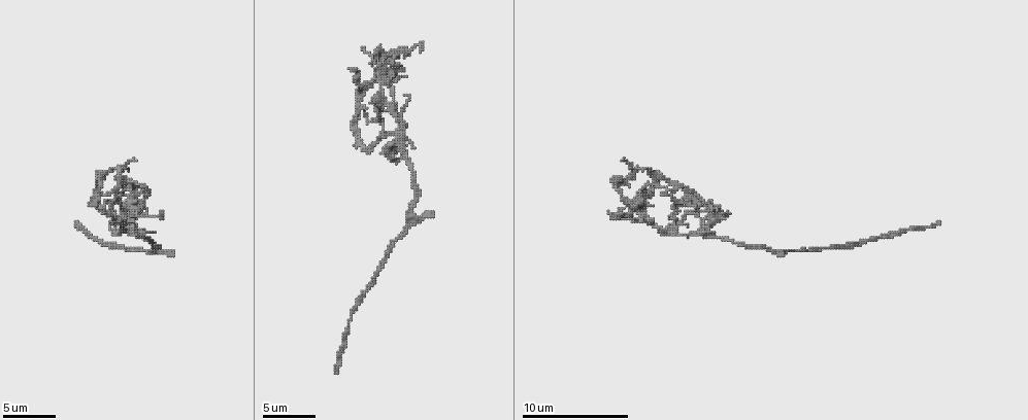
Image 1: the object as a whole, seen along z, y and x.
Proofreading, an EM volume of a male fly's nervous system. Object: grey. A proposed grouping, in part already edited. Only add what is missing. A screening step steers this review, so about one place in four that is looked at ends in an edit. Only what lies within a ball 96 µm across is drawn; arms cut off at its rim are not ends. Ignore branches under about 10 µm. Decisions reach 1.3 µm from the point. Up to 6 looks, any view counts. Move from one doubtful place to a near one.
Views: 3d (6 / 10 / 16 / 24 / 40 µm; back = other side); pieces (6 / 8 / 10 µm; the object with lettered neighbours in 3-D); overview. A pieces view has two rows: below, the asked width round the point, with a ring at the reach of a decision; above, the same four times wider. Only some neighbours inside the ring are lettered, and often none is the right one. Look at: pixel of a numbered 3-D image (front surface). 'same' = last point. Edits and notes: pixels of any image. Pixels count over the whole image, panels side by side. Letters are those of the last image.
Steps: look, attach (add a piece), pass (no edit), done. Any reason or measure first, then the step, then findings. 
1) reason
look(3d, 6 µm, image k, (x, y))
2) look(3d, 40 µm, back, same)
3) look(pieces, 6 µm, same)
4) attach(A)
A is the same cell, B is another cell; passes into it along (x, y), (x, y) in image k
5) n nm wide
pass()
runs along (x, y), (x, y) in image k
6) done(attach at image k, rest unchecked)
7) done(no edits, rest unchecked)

end of a long branch
look(pieces, 10 µm, image 1, (940, 224))

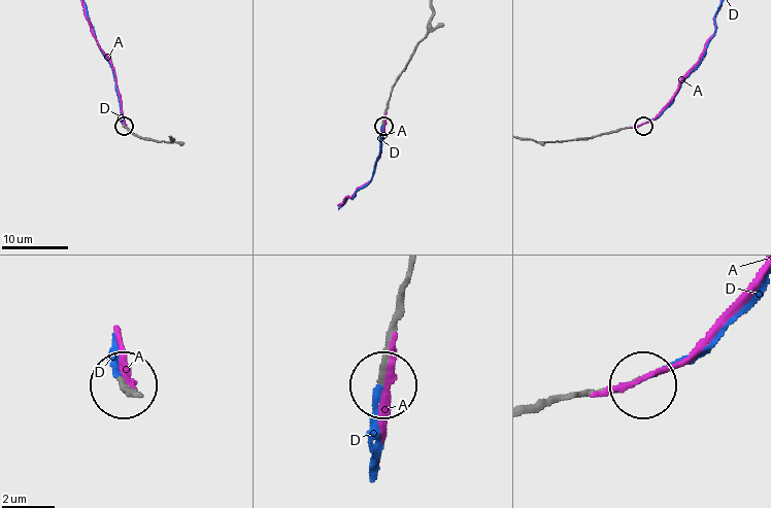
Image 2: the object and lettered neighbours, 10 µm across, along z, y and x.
attach(D)
D is the same cell, A is another cell; passes into it along (625, 128), (659, 115), (699, 62), (713, 34) in image 2; it goes on there

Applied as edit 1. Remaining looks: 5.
see it whole again
look(overview)

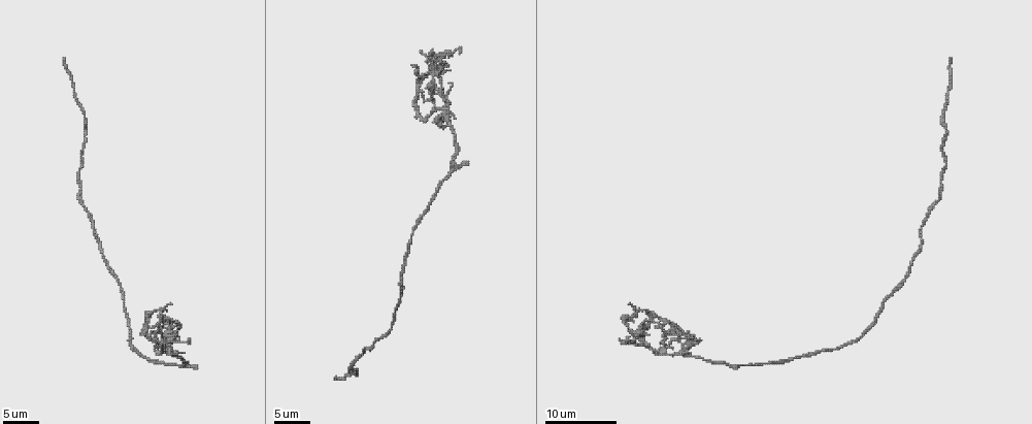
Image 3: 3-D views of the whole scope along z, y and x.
free end
look(pieces, 8 µm, image 3, (734, 368))

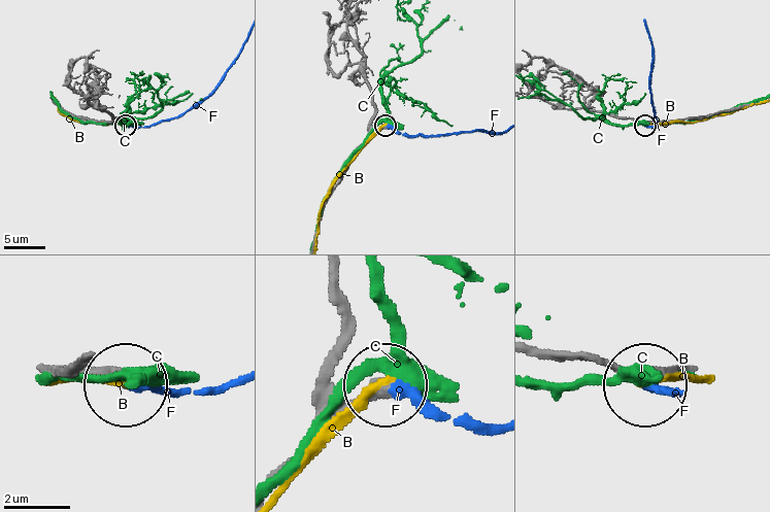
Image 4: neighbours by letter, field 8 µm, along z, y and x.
attach(F)
F is the same cell, B and C are other cells; passes into it along (373, 118), (375, 128), (389, 127), (411, 135), (498, 133) in image 4; the neuron continues

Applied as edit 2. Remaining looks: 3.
look(overview)

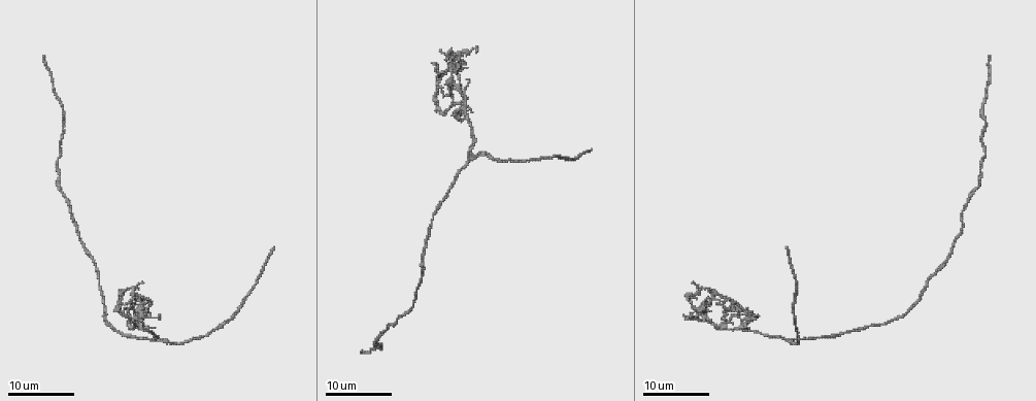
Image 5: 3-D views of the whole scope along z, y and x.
branch stops here
look(3d, 24 µm, image 5, (435, 62))

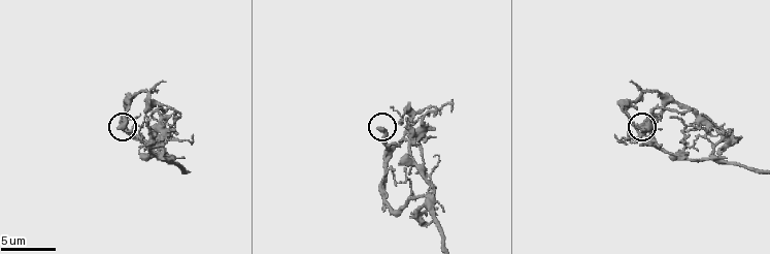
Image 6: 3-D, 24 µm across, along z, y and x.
look(pieces, 8 µm, image 6, (376, 129))

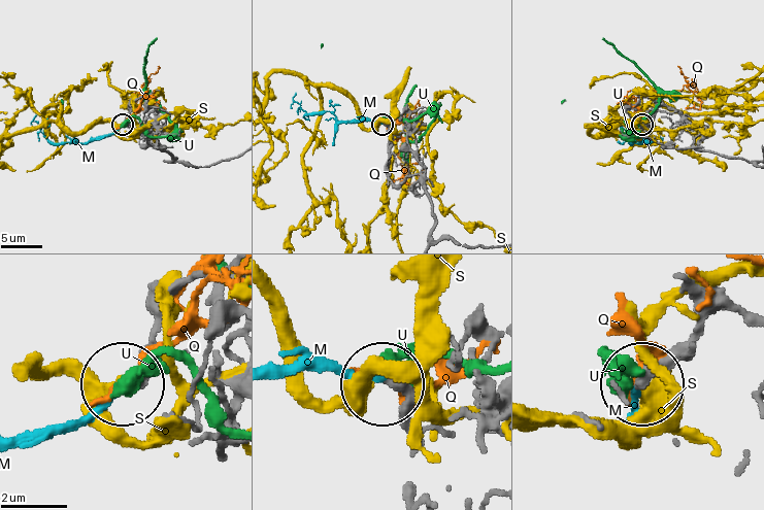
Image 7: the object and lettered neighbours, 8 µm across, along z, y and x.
290 nm wide
attach(M)
M is the same cell, Q, S and U are other cells; the neuron continues

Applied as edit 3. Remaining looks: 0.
done(attach at image 2, attach at image 4, attach at image 7, rest unchecked)

